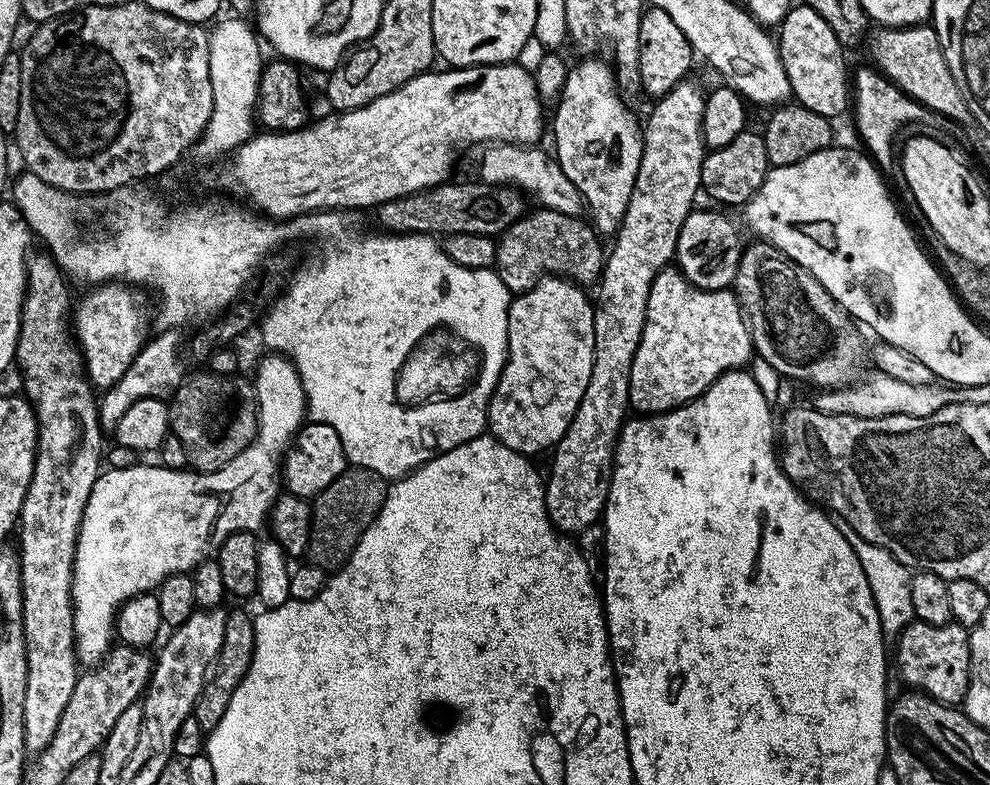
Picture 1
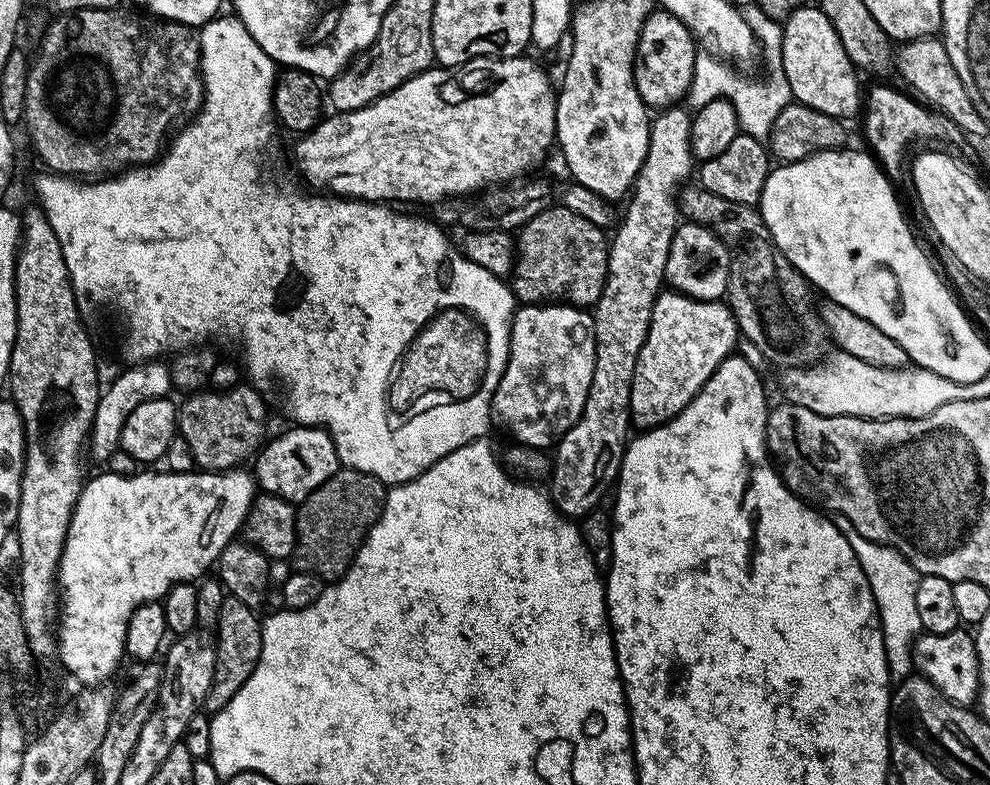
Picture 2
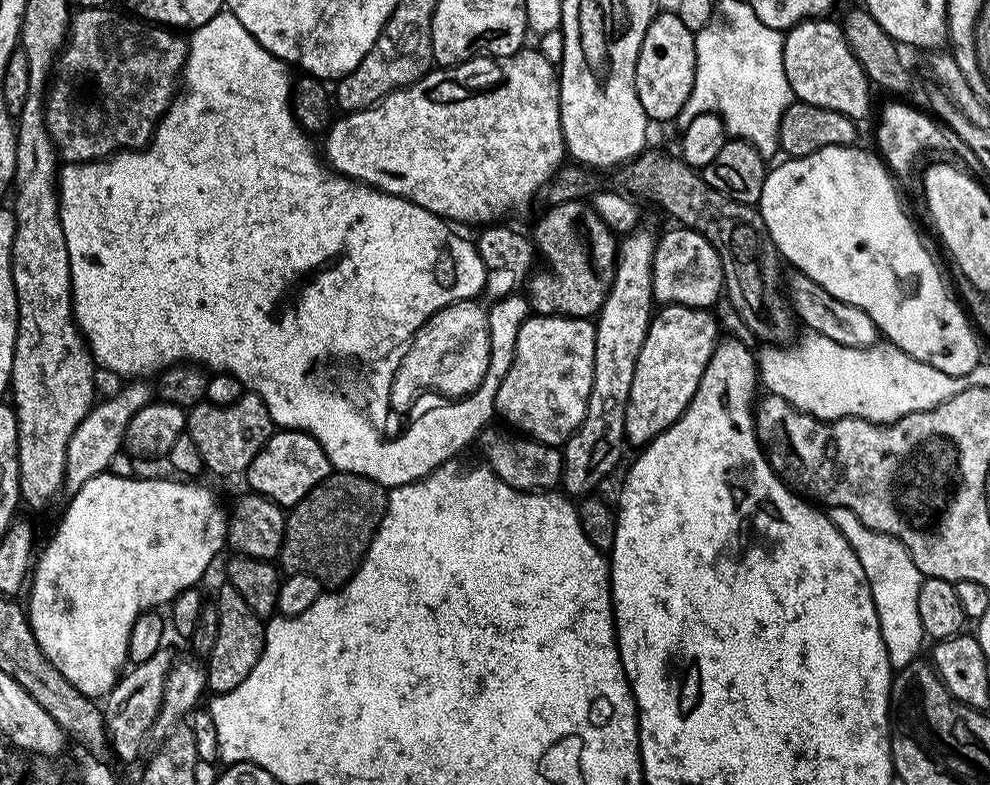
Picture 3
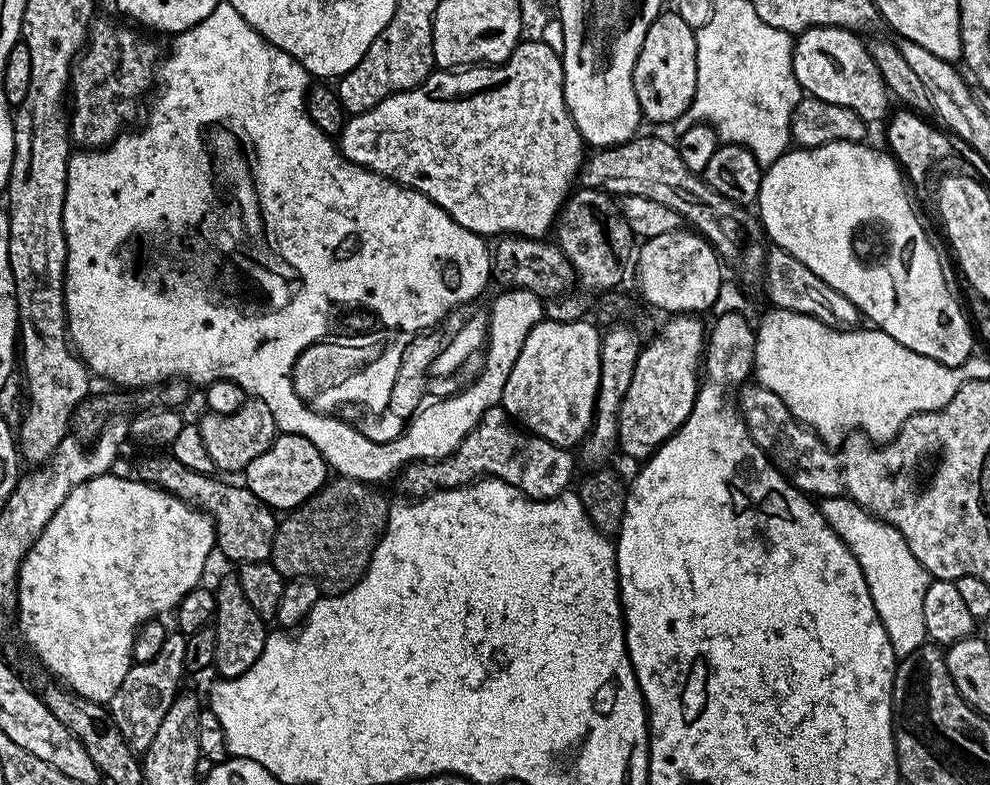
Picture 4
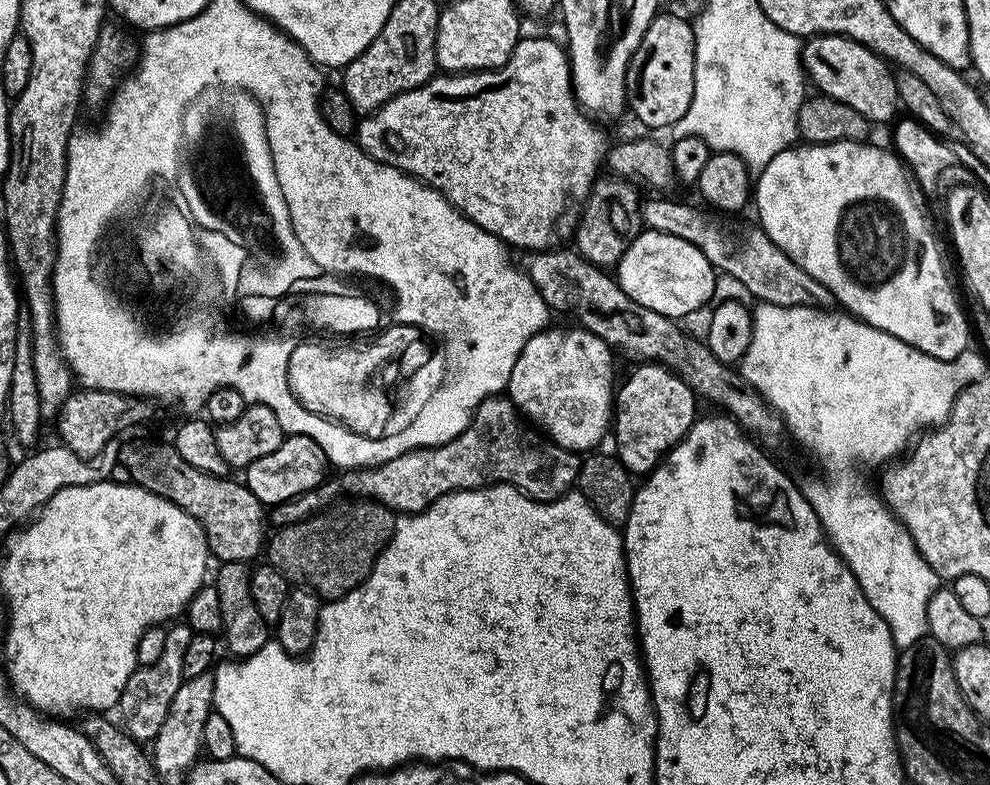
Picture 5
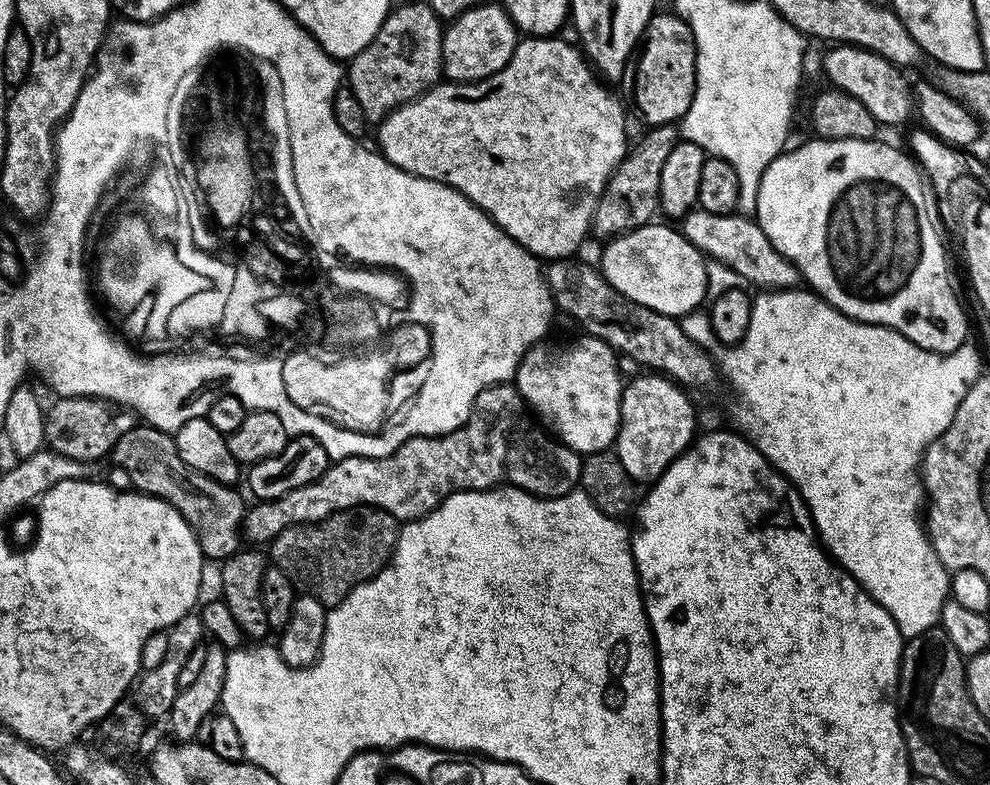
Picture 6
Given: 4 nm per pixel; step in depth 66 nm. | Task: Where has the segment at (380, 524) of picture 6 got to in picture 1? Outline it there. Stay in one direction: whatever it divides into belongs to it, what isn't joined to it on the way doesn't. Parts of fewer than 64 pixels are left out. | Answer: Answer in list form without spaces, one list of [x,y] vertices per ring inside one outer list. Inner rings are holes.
[[[349,467],[326,490],[322,490],[311,501],[312,521],[308,542],[307,559],[325,570],[341,568],[358,546],[362,534],[374,522],[374,518],[384,505],[389,485],[385,477],[365,468]]]

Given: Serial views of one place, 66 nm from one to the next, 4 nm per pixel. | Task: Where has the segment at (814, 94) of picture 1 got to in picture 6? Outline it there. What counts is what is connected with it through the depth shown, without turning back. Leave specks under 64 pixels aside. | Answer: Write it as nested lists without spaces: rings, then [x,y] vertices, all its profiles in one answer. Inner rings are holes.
[[[843,42],[837,43],[824,56],[824,72],[828,75],[827,83],[834,88],[841,88],[846,94],[858,98],[870,114],[874,114],[877,125],[904,124],[914,116],[914,88],[903,71],[891,64],[886,58]]]

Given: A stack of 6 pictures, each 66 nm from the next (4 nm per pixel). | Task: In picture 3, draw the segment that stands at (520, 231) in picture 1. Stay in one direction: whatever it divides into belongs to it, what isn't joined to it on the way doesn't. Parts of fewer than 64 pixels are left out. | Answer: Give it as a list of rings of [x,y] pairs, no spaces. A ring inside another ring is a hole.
[[[571,200],[561,204],[553,204],[548,212],[536,224],[534,243],[536,251],[552,267],[552,272],[533,271],[526,281],[526,299],[531,311],[537,316],[578,316],[592,318],[599,313],[604,304],[606,294],[614,282],[616,273],[617,233],[608,228],[602,218],[592,209],[591,203],[584,200]]]

